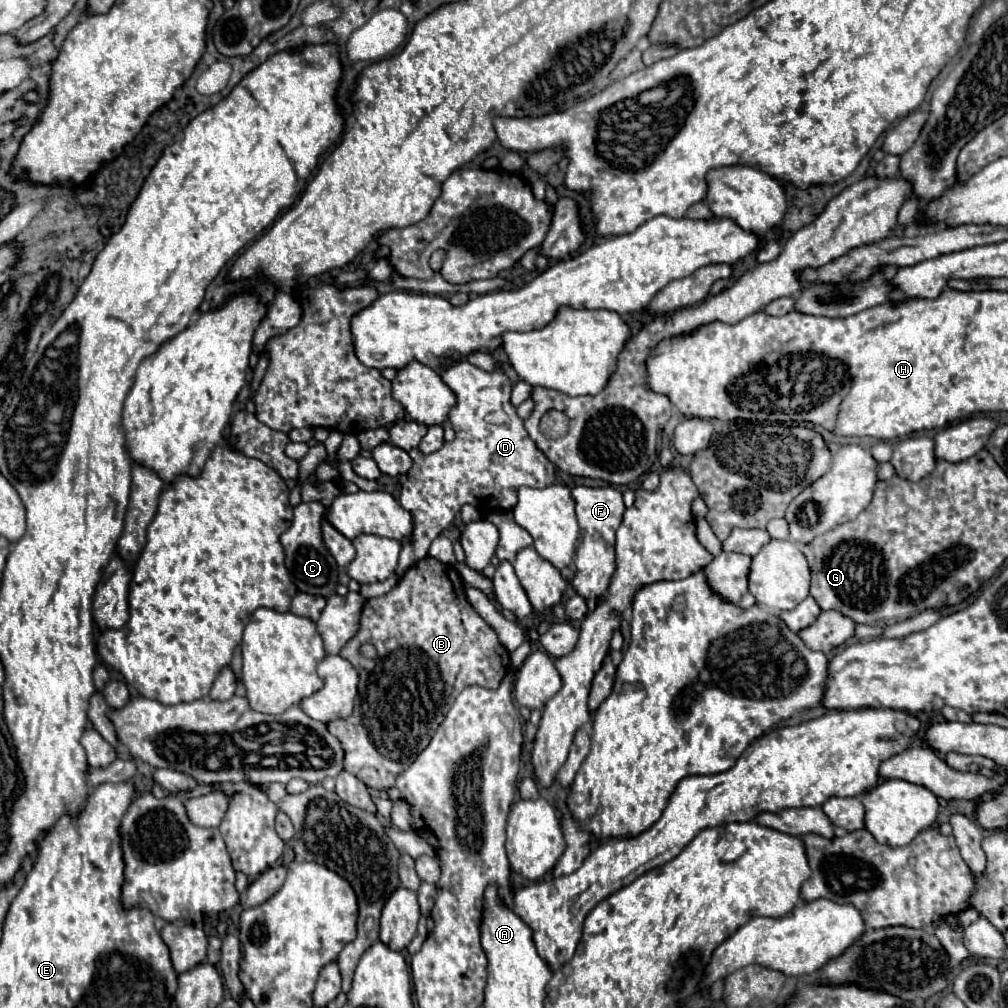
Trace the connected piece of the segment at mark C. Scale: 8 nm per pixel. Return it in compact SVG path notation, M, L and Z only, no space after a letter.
M316 501L300 503L294 509L292 525L280 537L280 541L286 551L286 567L290 571L292 583L298 587L298 591L308 593L308 595L322 595L324 599L328 599L336 591L336 585L338 585L338 575L334 575L334 573L338 573L338 565L322 541L322 531L320 531L322 515L324 515L324 507L320 503L316 503Z

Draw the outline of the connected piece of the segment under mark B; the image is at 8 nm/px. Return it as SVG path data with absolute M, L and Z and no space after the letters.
M424 557L420 559L418 563L414 563L414 567L410 567L404 577L400 579L400 583L386 595L380 595L380 597L374 597L374 599L368 599L366 605L364 605L364 611L362 611L362 619L360 619L360 629L358 633L350 639L350 643L346 643L346 647L340 651L340 655L360 655L358 649L362 643L372 643L378 651L378 657L376 659L364 659L360 657L356 663L360 667L360 685L358 685L358 691L360 691L360 711L358 713L352 713L348 719L338 719L338 721L330 721L328 723L328 731L340 739L344 751L346 751L346 757L344 757L344 769L350 771L352 775L356 775L362 783L366 783L366 787L372 787L372 789L378 789L378 791L388 791L394 787L394 781L396 777L404 771L404 767L408 767L416 755L408 753L408 751L424 751L426 745L430 743L432 735L436 733L438 725L444 721L444 715L446 715L446 699L452 695L452 689L454 689L454 679L462 667L462 663L466 659L482 659L482 685L486 689L496 689L500 685L500 681L504 679L506 671L510 669L510 661L508 661L508 653L506 649L500 645L500 655L498 655L498 635L496 631L484 623L484 619L474 611L474 607L468 603L466 599L466 593L464 593L464 583L462 583L462 577L458 575L458 571L452 567L452 565L446 565L446 563L440 563L438 559L434 557Z

